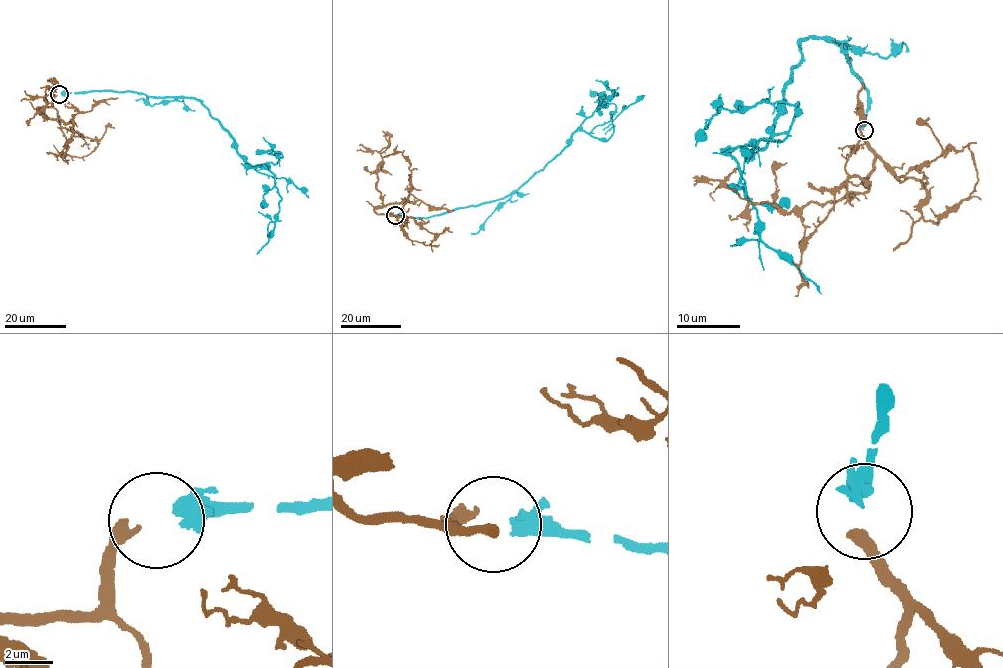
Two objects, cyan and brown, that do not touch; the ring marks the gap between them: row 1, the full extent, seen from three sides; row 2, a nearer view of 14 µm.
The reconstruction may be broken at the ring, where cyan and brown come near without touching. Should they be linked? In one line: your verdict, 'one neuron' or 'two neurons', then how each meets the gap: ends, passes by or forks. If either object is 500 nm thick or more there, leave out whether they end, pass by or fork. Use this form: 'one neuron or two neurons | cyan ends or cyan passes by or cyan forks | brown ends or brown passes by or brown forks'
two neurons

